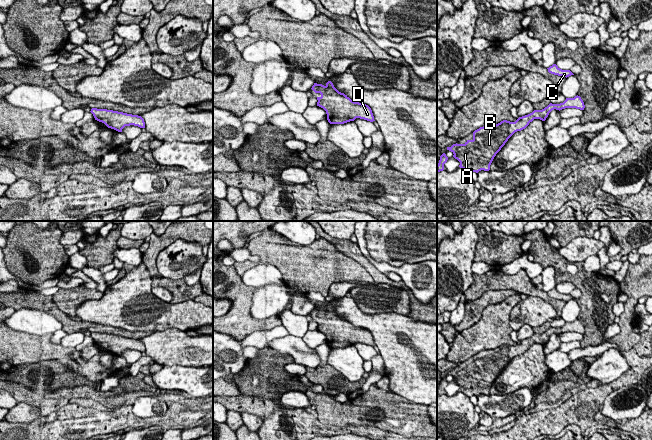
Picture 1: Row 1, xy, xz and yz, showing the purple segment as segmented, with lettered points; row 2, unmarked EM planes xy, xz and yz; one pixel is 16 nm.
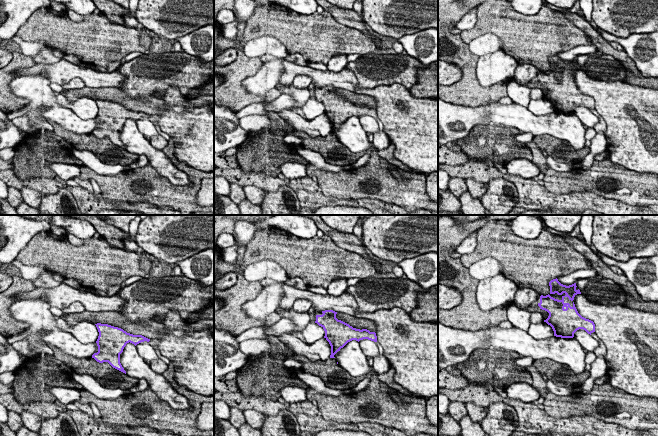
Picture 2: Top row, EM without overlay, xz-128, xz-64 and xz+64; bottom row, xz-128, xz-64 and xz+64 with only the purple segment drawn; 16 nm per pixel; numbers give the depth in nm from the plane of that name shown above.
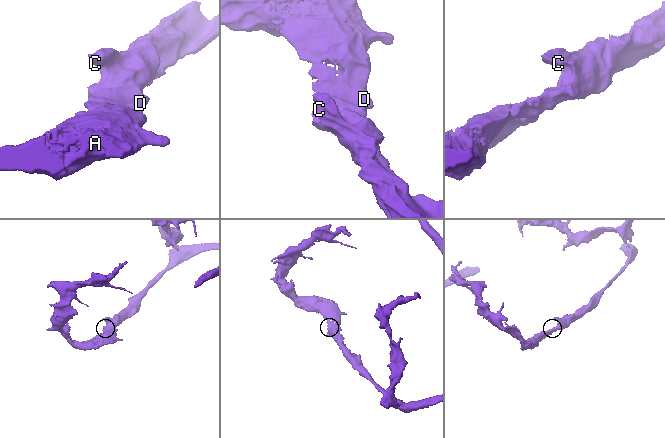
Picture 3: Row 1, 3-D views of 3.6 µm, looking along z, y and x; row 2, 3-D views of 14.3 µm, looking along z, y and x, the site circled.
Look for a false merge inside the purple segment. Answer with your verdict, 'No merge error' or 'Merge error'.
No merge error

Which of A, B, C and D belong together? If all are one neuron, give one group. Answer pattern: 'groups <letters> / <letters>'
groups A B C D

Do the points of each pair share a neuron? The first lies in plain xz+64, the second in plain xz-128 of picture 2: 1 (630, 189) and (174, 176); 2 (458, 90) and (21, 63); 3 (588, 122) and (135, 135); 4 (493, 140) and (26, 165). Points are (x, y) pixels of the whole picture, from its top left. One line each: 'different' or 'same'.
1: different
2: same
3: different
4: same

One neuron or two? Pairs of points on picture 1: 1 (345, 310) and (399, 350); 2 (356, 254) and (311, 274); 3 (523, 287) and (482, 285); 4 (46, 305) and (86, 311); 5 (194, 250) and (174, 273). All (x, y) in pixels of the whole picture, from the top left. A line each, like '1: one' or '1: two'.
1: one
2: two
3: one
4: two
5: one

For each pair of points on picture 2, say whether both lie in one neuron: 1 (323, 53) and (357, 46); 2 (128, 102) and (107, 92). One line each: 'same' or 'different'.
1: same
2: same

